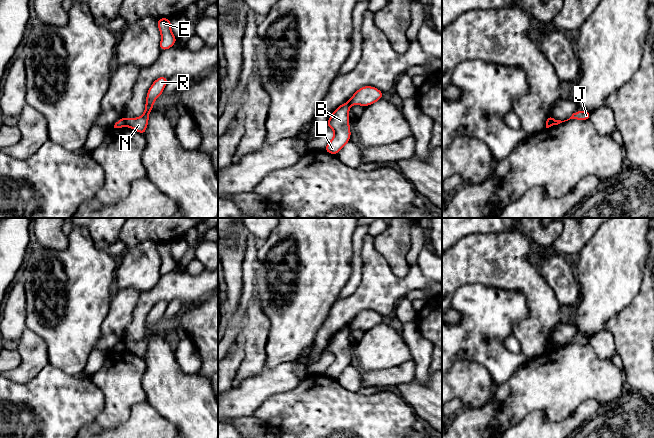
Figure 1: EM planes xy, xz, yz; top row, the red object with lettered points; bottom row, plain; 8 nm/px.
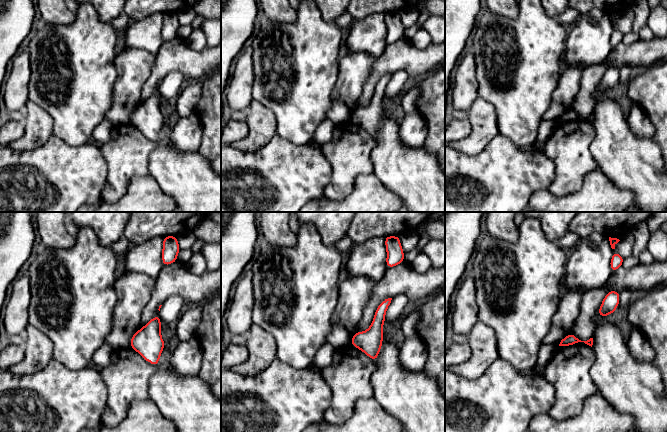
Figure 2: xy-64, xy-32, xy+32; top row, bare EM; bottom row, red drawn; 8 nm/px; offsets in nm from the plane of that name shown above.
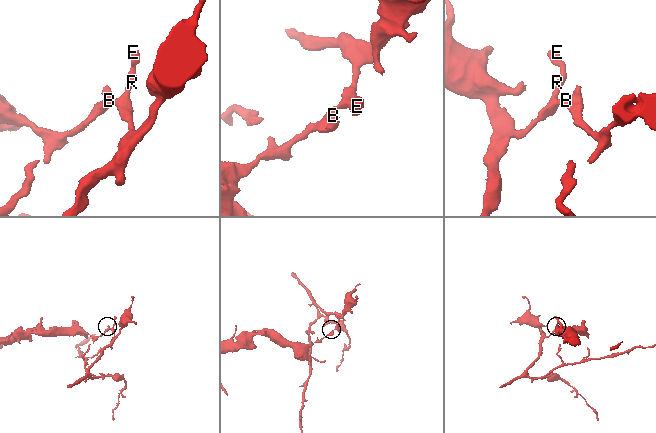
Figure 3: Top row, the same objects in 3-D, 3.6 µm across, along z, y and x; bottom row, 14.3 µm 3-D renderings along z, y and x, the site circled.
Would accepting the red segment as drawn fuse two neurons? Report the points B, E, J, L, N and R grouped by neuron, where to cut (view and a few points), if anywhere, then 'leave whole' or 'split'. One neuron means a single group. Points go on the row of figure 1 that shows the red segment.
B J L / E N R | xy (124, 118), (125, 125) | split

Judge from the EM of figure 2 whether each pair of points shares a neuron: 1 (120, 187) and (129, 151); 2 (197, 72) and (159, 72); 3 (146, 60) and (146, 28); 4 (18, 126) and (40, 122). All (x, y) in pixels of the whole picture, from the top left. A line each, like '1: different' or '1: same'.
1: same
2: same
3: different
4: different

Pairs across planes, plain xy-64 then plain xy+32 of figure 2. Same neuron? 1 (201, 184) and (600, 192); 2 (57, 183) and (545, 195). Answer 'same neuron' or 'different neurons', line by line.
1: different neurons
2: different neurons

